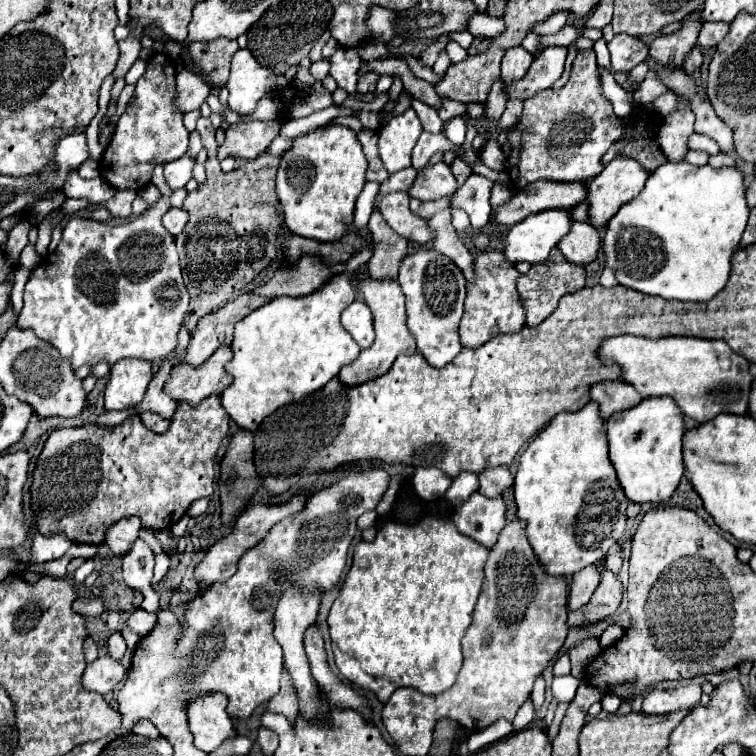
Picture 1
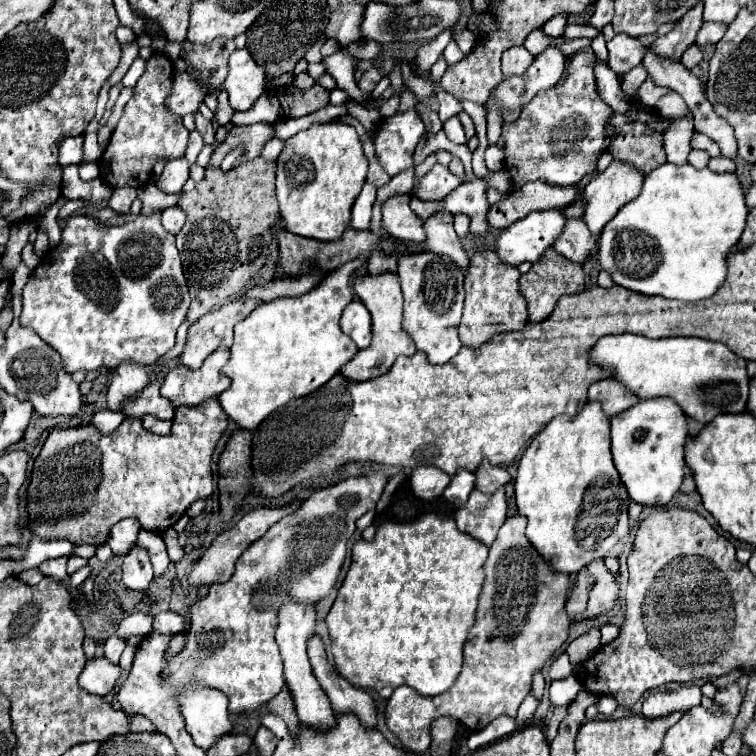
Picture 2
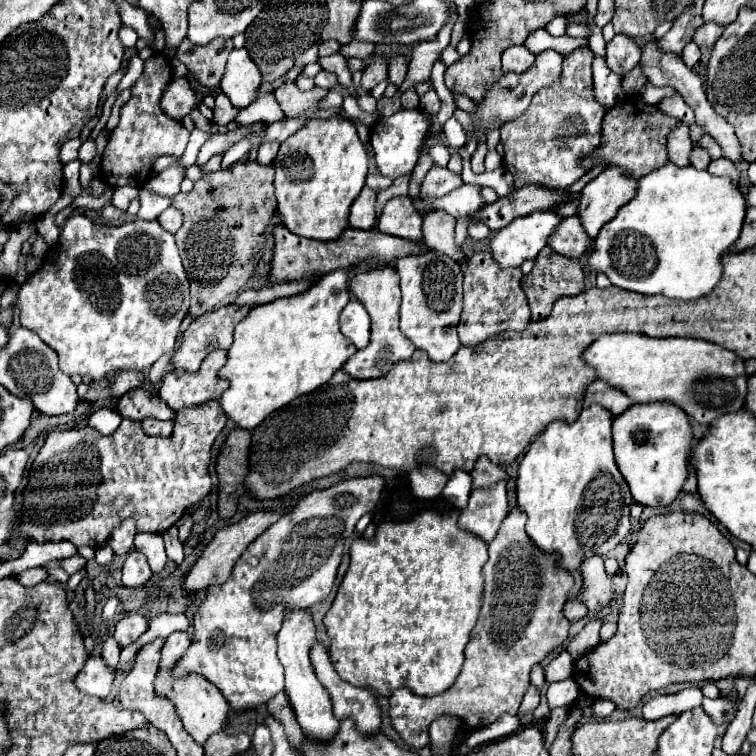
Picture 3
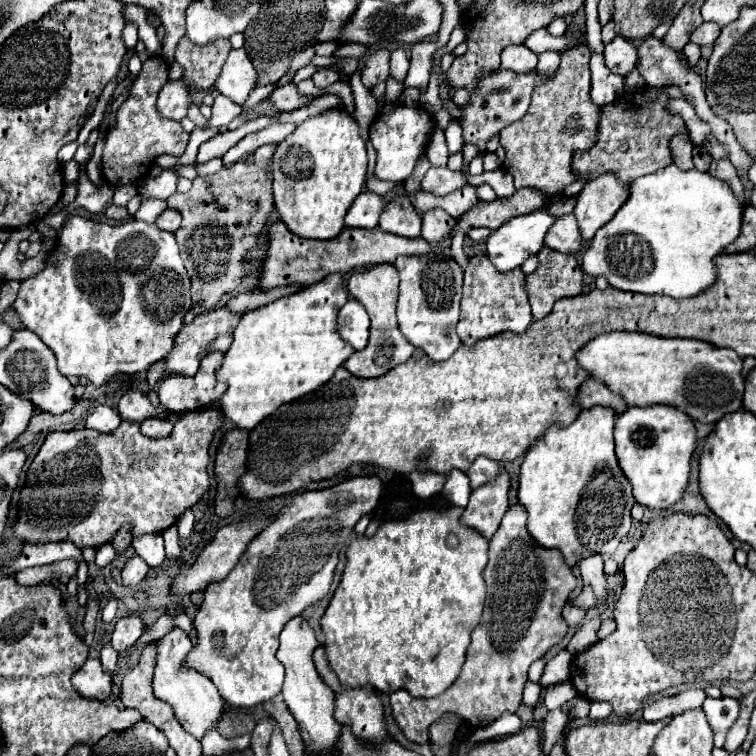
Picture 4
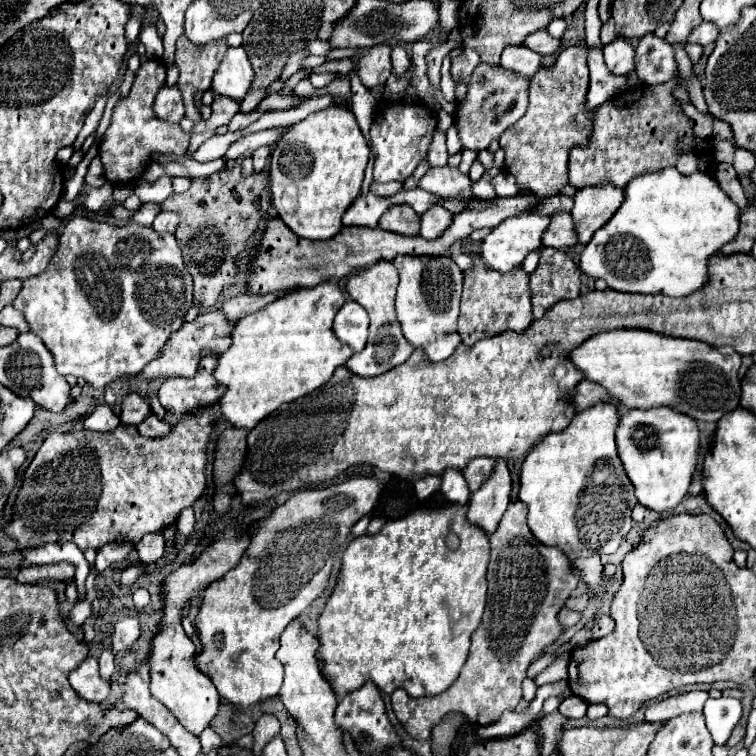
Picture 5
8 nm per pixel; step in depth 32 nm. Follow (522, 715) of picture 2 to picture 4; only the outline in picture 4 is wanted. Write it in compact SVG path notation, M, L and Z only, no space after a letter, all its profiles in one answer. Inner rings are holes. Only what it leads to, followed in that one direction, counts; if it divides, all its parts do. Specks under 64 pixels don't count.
M528 682L526 688L524 688L524 700L522 700L522 704L528 706L528 708L534 708L534 702L538 702L538 698L540 698L540 690L542 688L538 684Z

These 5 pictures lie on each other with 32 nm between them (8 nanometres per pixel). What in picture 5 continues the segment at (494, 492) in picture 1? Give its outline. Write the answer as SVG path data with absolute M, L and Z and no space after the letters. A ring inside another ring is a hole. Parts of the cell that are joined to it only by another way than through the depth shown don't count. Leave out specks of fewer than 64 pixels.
M476 458L472 460L472 464L468 464L468 468L464 468L464 476L468 480L470 492L476 492L494 472L496 460L488 460L488 458Z

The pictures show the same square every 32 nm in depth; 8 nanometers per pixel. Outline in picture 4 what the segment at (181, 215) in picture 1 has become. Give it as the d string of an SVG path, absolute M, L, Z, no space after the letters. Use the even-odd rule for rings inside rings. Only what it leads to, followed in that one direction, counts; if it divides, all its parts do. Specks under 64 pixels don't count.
M168 208L168 210L164 210L164 212L156 218L156 224L158 224L158 228L160 228L160 230L176 232L176 230L180 228L180 220L182 220L180 212L178 212L178 210Z

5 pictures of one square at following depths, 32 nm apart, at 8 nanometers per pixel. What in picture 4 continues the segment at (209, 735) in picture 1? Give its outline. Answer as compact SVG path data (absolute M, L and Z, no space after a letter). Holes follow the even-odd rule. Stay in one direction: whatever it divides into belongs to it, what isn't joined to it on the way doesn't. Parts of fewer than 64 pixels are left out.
M174 628L168 636L164 636L158 642L158 660L156 660L152 688L154 688L156 698L168 702L174 708L176 718L180 720L184 730L190 732L196 740L202 740L202 736L208 730L214 730L218 726L218 720L222 718L222 714L226 710L226 702L206 676L182 666L182 660L190 652L190 648L192 648L192 642L190 642L188 634L180 628Z

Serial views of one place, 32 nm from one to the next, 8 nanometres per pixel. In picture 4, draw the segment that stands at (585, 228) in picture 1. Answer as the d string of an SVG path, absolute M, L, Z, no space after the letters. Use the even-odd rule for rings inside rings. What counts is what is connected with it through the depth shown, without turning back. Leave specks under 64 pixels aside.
M574 214L556 218L552 232L548 232L546 246L564 254L578 254L584 248L584 238L578 228L578 220Z

